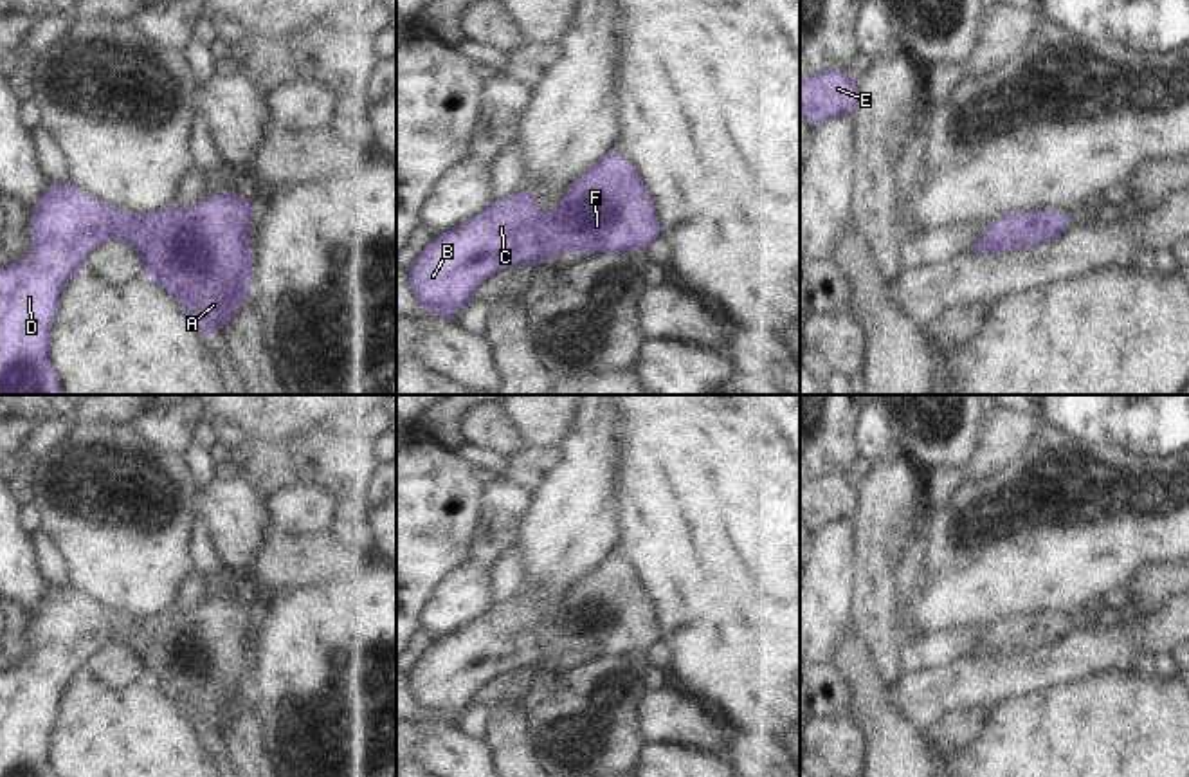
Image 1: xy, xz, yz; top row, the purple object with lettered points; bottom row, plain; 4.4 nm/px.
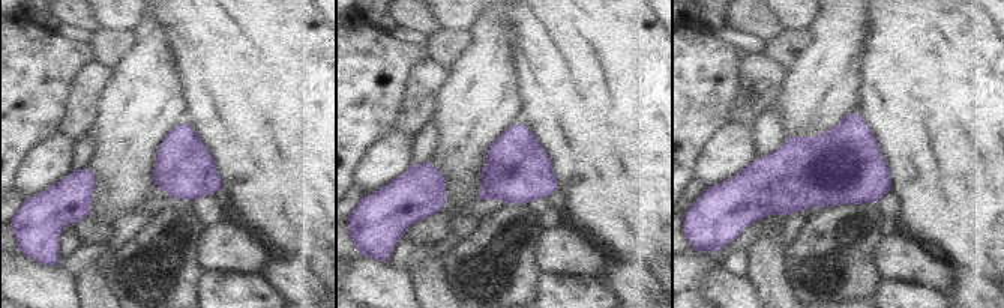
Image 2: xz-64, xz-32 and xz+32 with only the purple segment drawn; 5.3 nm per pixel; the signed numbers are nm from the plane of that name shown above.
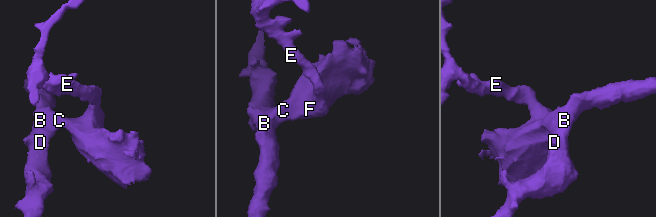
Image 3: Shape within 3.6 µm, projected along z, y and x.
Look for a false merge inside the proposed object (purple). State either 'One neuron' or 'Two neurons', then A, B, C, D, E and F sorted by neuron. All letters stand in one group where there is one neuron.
One neuron. Groups: A B C D E F.

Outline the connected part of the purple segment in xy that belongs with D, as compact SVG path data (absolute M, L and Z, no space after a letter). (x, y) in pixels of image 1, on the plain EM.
M50 586L29 618L32 653L22 665L0 672L0 777L56 777L50 763L50 734L61 690L81 672L86 660L117 642L128 647L164 696L195 723L202 739L218 737L236 718L238 707L250 707L254 649L249 645L252 604L238 597L202 600L187 611L164 611L148 618L108 611L70 586Z

